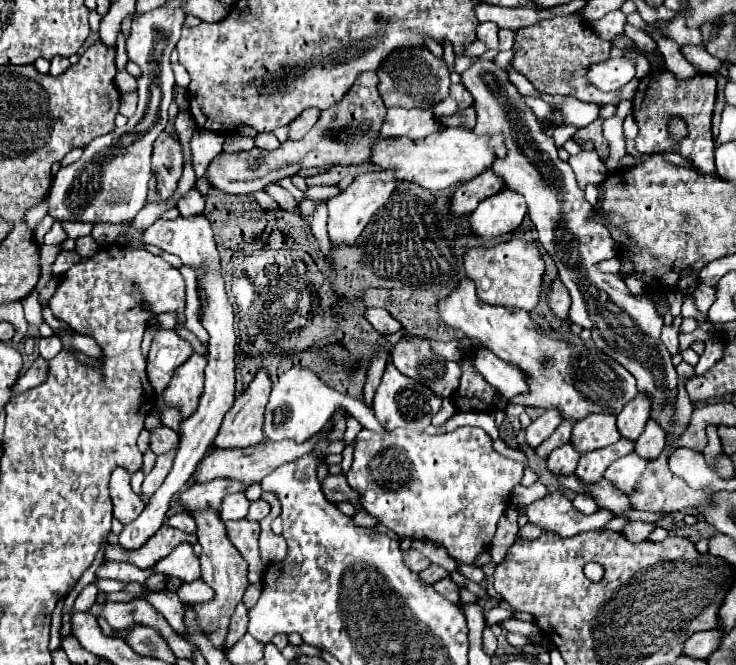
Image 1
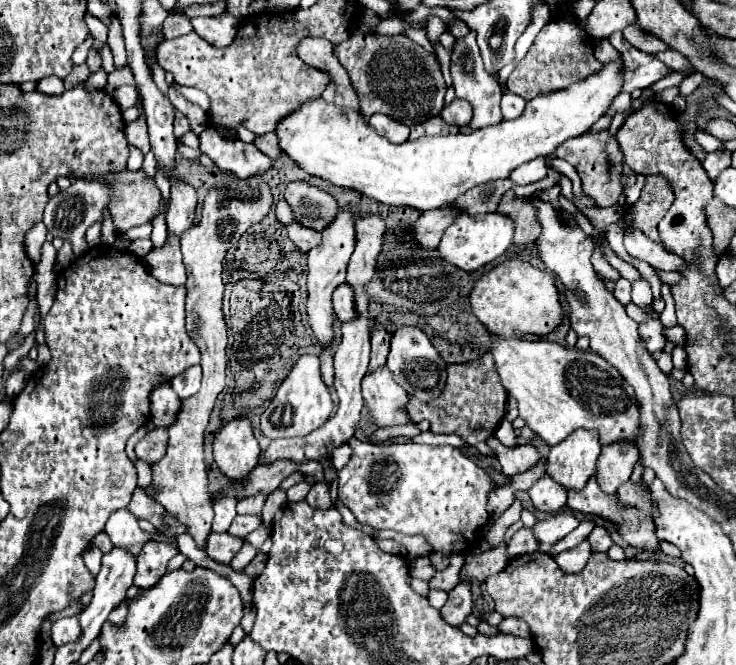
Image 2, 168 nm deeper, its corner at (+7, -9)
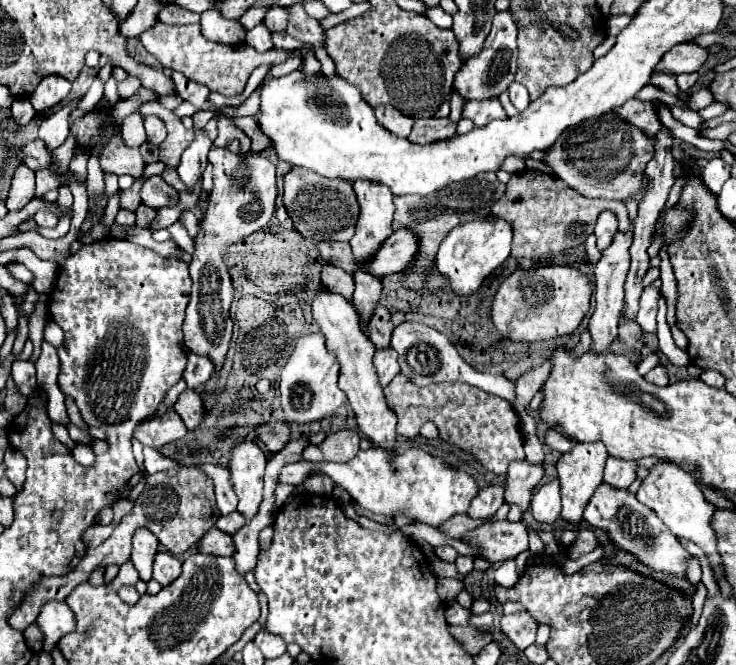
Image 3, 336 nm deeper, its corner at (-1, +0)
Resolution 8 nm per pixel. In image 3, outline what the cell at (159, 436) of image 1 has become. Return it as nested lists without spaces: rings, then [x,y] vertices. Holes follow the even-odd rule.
[[[170,406],[162,414],[154,414],[146,422],[142,422],[134,430],[134,438],[140,440],[144,446],[160,448],[160,446],[164,446],[168,442],[180,440],[186,432],[188,430],[186,430],[184,422],[180,422],[180,416]]]

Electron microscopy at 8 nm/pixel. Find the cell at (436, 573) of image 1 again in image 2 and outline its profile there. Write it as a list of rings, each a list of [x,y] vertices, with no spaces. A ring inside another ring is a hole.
[[[452,555],[450,565],[444,571],[436,571],[436,575],[428,581],[430,589],[444,589],[444,591],[454,589],[458,585],[458,573],[462,563],[464,563],[462,555]]]

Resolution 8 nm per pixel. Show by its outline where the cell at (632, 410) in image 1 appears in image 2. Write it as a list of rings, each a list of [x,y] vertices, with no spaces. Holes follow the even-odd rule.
[[[612,443],[608,447],[602,447],[602,453],[598,457],[600,489],[608,495],[614,495],[614,491],[630,479],[638,457],[640,451],[638,447],[632,447],[632,443]]]

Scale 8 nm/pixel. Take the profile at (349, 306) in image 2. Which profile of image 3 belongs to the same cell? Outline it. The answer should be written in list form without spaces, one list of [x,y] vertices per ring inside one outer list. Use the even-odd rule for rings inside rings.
[[[324,264],[324,266],[322,266],[320,280],[322,280],[322,286],[328,288],[328,290],[332,290],[334,294],[344,296],[346,300],[352,298],[352,292],[354,292],[354,278],[352,278],[350,274],[346,274],[344,270],[334,268],[334,266],[330,266],[330,264]]]

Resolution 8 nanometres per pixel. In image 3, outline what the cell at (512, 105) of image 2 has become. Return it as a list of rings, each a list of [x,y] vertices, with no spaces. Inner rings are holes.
[[[514,82],[514,84],[508,88],[508,94],[510,94],[510,102],[512,102],[520,112],[528,108],[530,96],[528,96],[528,90],[526,90],[522,84]]]

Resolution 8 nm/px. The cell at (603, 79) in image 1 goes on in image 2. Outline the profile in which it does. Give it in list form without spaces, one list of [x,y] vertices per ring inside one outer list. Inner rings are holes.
[[[630,49],[630,53],[624,53],[624,91],[630,93],[634,89],[646,89],[662,79],[668,71],[670,69],[656,57]]]

